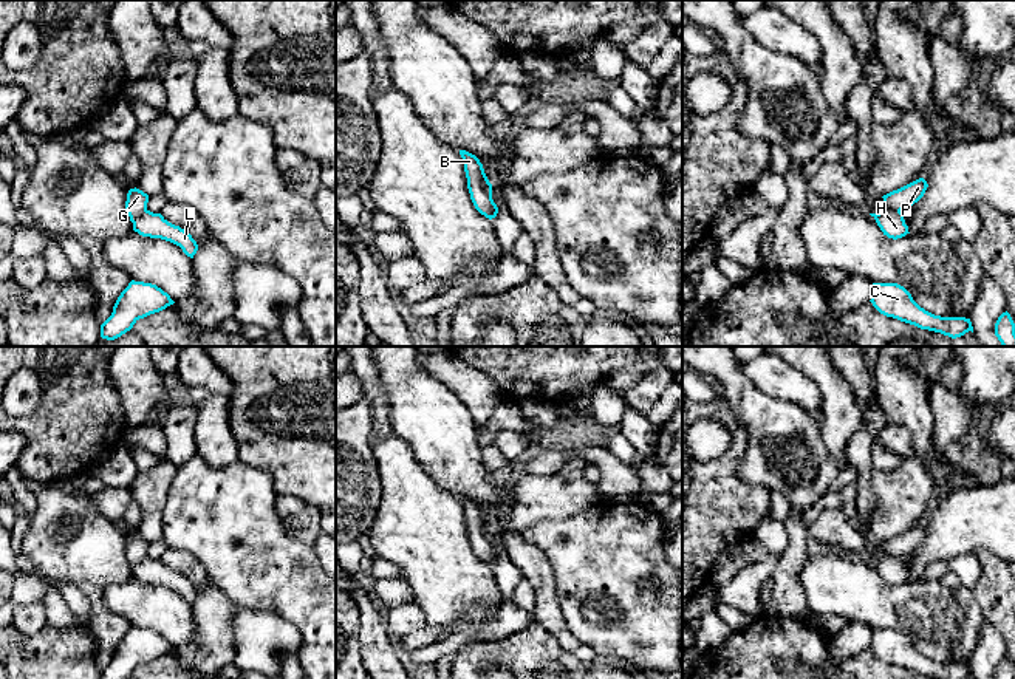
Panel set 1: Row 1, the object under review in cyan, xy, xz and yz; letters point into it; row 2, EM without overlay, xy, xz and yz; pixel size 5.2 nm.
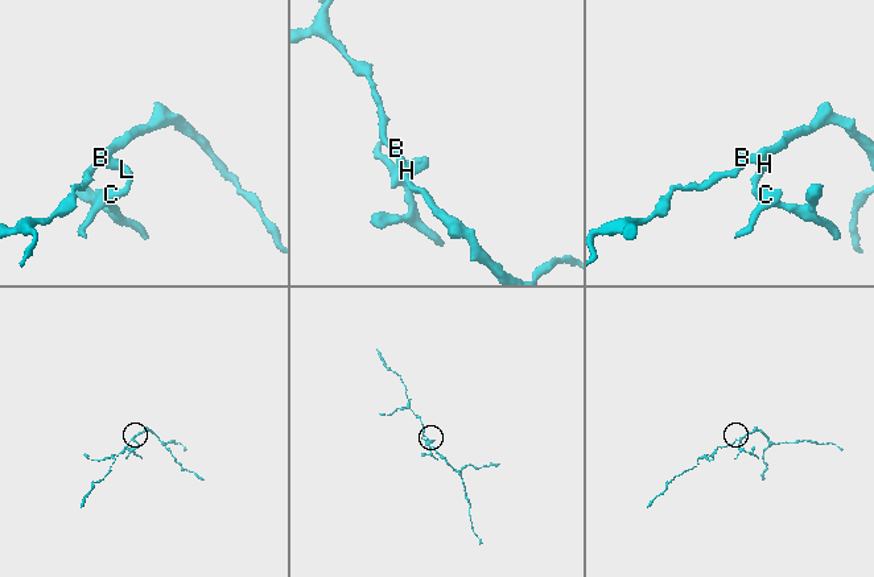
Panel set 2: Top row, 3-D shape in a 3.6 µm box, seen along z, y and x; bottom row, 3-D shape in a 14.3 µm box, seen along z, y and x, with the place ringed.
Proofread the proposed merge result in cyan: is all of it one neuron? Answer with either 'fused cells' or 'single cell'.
fused cells

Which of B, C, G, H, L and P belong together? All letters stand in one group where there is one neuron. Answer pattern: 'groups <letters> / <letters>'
groups B G P / C H L

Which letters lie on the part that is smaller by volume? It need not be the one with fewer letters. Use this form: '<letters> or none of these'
C, H, L

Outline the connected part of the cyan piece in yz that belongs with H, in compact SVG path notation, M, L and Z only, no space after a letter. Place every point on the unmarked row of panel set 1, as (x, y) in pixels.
M887 557L883 560L879 560L874 566L883 582L887 582L888 585L897 586L910 580L908 572L904 566L904 560L901 557Z

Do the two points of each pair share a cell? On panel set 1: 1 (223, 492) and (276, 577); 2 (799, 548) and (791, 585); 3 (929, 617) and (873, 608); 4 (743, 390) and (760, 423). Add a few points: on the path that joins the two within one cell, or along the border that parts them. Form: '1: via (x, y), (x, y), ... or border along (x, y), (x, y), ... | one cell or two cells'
1: via (223, 514), (245, 539), (246, 548), (254, 556) | one cell
2: via (794, 557), (791, 576) | one cell
3: via (915, 608), (887, 608) | one cell
4: via (745, 398), (758, 415) | one cell

